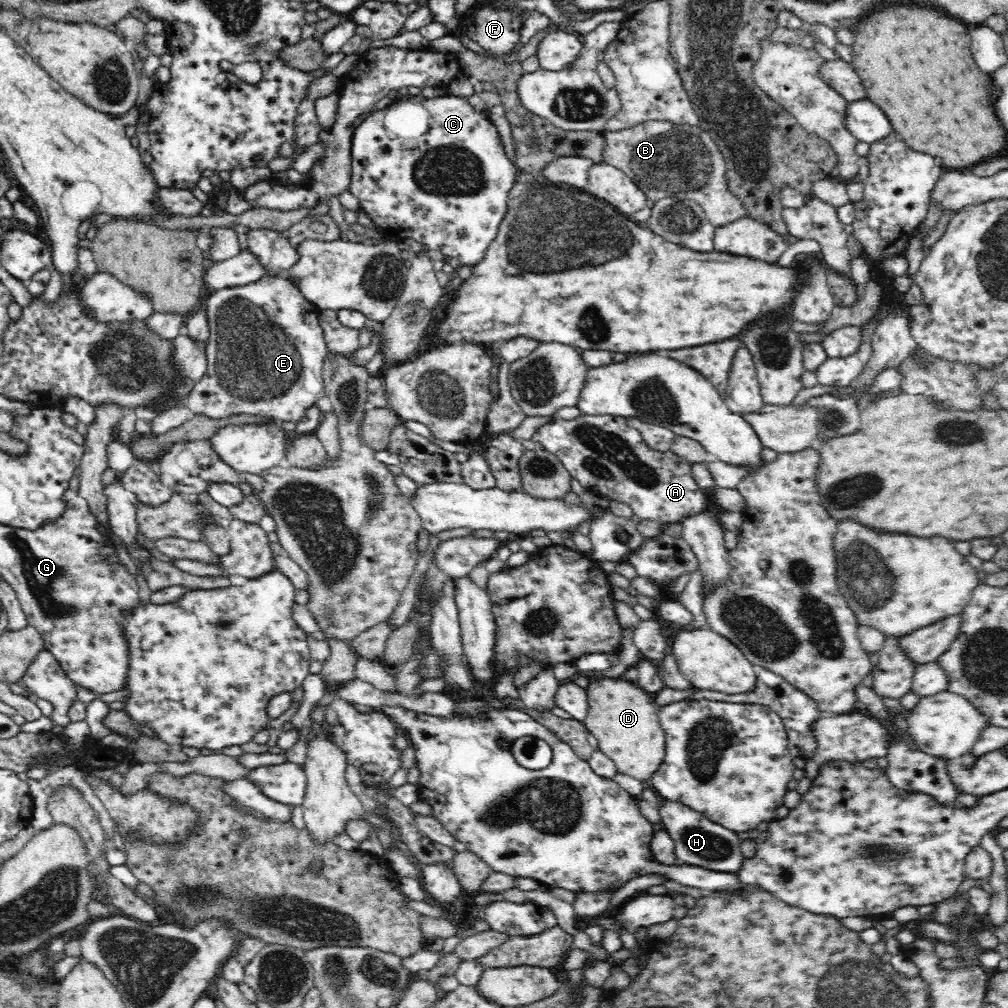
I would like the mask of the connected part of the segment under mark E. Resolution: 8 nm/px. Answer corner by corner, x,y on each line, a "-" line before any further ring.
266,275
258,282
218,289
204,300
210,326
206,340
207,369
186,396
184,405
194,414
210,418
247,413
299,422
307,409
325,396
321,370
329,352
323,339
324,331
318,323
319,309
306,300
291,281
278,275

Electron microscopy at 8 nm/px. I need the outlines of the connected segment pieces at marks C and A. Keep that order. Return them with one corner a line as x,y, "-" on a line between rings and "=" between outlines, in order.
449,94
434,98
426,98
423,95
408,96
408,98
399,96
383,110
372,111
351,134
350,156
350,188
348,191
358,199
361,210
368,214
375,226
386,230
385,239
398,242
400,238
414,238
426,244
429,249
440,250
446,256
458,258
462,266
472,266
482,260
507,211
510,204
508,192
513,188
518,177
516,166
506,156
502,138
493,122
469,104
468,98
=
580,414
572,420
552,419
535,428
530,440
536,440
546,450
554,453
590,494
602,495
610,500
628,504
636,520
652,520
658,525
662,524
663,527
669,523
681,524
684,519
701,511
707,505
709,494
704,494
704,490
698,486
690,460
678,455
671,448
662,451
650,447
639,430
628,426
626,417

